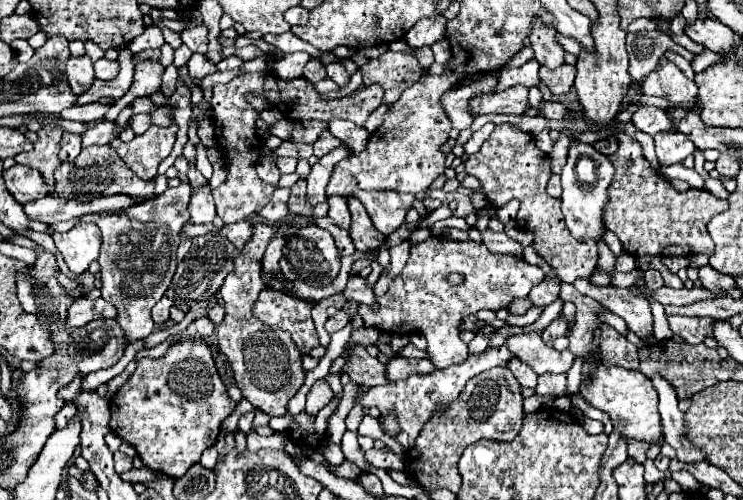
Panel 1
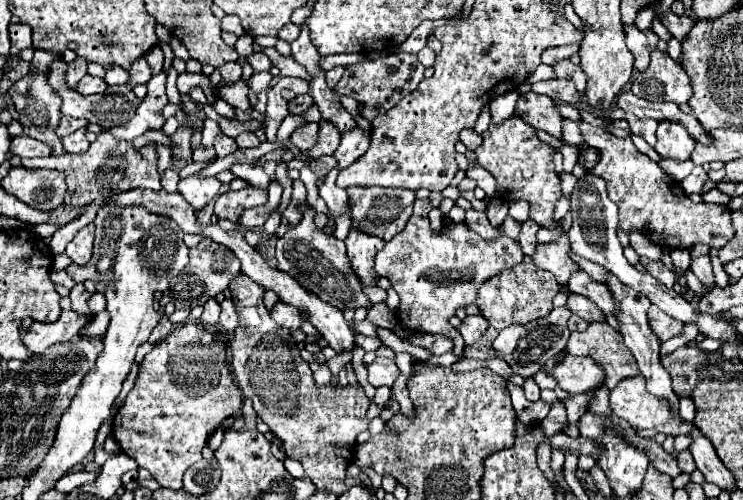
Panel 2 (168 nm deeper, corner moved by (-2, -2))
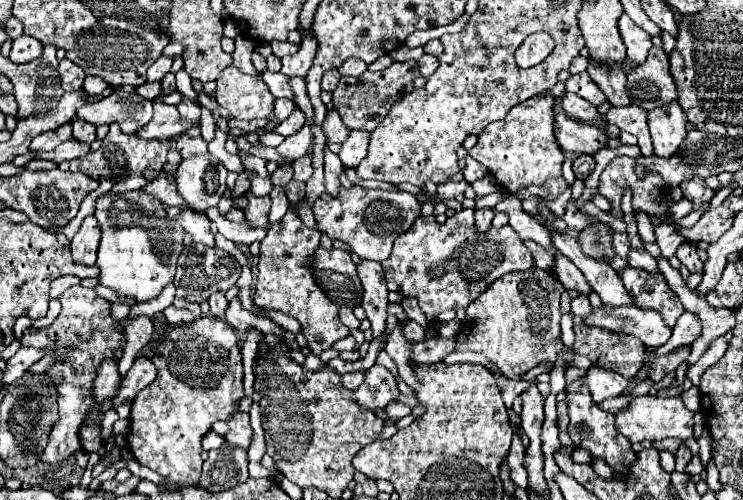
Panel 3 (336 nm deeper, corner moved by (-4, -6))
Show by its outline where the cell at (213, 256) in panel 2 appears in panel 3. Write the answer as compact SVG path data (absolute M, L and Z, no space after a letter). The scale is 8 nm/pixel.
M190 247L190 249L182 251L178 257L178 271L176 271L176 279L174 279L176 297L184 299L188 303L202 303L216 291L228 291L236 283L238 277L240 277L240 265L230 253L226 253L218 247L198 253Z

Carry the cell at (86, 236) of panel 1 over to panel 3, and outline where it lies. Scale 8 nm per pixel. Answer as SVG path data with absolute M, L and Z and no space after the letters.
M90 215L82 221L78 233L74 235L74 239L70 243L72 259L82 265L94 265L98 241L100 241L100 227L98 227L98 221Z

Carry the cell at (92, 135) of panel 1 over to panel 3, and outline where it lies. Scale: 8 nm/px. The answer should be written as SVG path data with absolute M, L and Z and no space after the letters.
M162 95L156 97L154 101L156 101L154 103L154 115L152 115L150 123L146 127L142 127L142 131L136 131L136 135L140 139L168 139L172 135L184 133L192 125L200 125L200 121L198 123L184 121L174 105L166 105L162 101Z

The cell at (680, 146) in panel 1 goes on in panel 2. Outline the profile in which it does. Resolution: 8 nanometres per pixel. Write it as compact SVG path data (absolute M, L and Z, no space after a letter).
M660 121L658 131L656 131L658 143L656 143L656 153L662 159L674 159L674 161L686 161L690 159L690 153L694 151L696 141L688 135L686 127L680 125L678 121Z

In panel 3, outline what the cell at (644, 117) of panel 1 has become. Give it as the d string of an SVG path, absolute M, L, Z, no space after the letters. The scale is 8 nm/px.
M628 105L628 107L610 107L606 113L606 121L618 125L622 131L628 131L638 137L638 147L644 157L650 157L652 143L650 143L650 131L646 127L646 111L638 105Z

